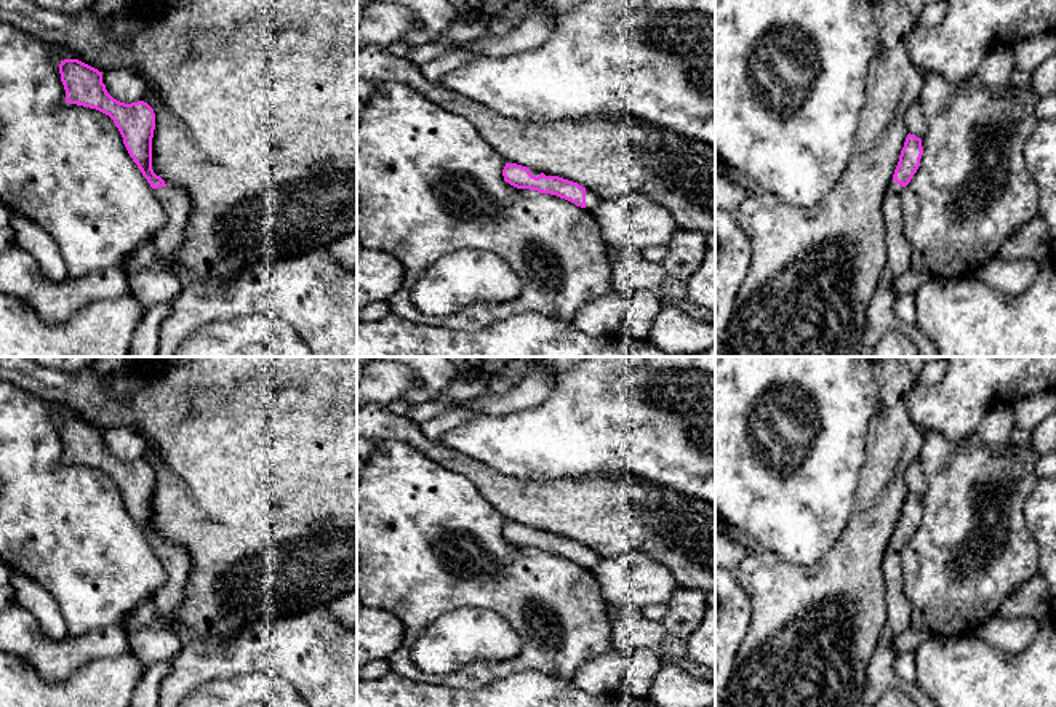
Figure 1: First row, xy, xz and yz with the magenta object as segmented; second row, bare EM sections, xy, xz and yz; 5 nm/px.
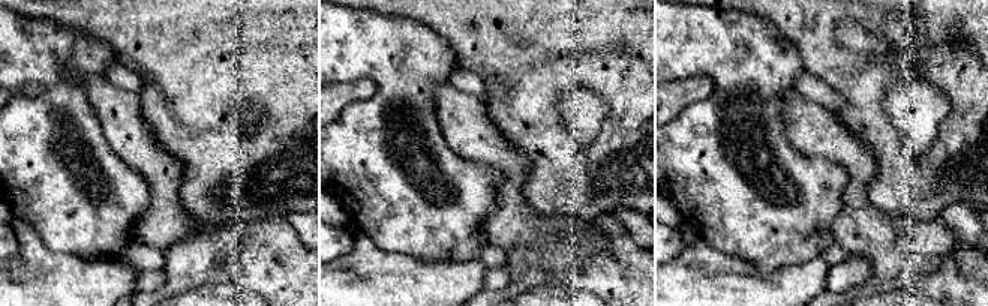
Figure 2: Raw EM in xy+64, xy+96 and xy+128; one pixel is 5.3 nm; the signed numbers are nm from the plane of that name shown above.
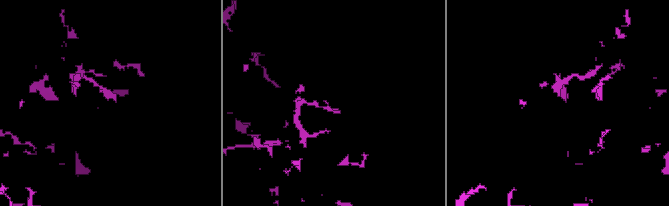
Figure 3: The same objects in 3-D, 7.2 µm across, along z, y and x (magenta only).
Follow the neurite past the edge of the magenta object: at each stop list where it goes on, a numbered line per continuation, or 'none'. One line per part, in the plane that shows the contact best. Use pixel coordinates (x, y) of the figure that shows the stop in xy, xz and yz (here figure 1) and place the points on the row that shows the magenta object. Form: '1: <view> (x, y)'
1: xz (592, 200)

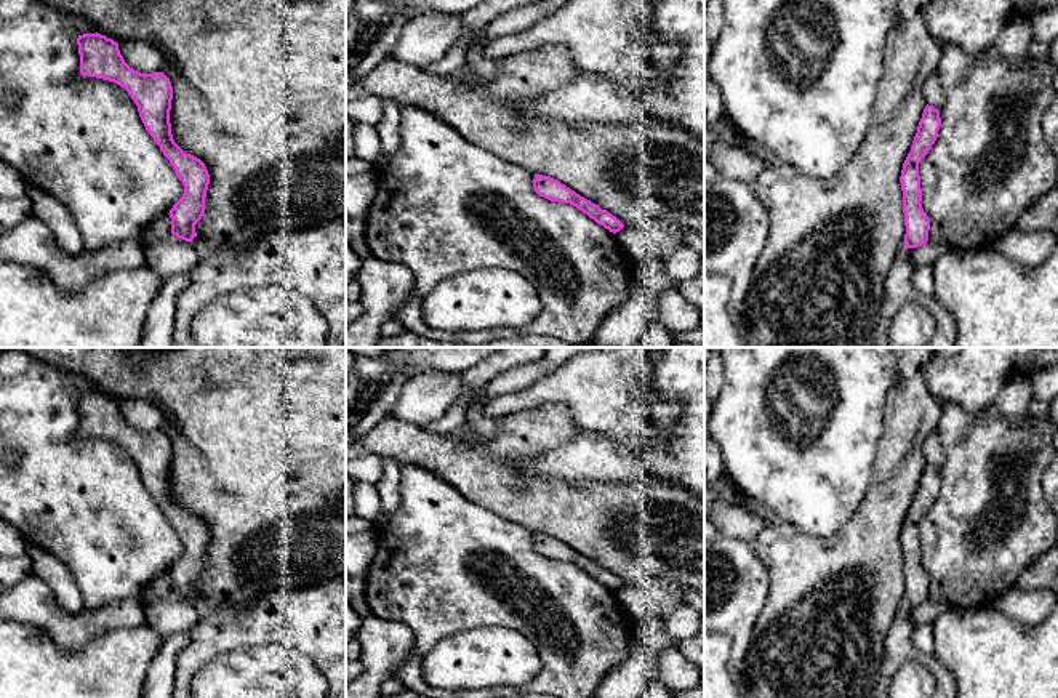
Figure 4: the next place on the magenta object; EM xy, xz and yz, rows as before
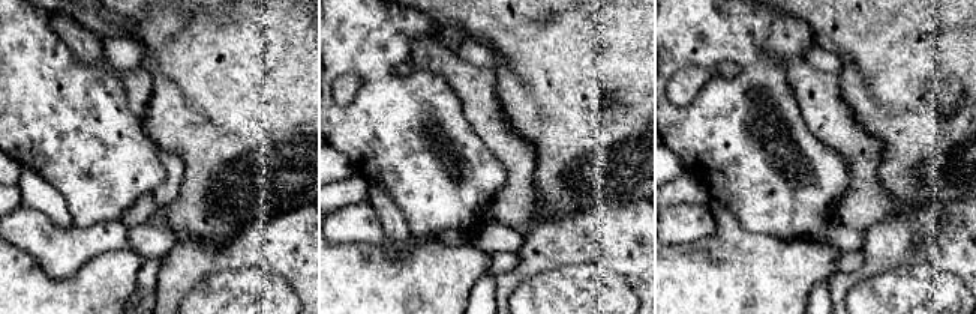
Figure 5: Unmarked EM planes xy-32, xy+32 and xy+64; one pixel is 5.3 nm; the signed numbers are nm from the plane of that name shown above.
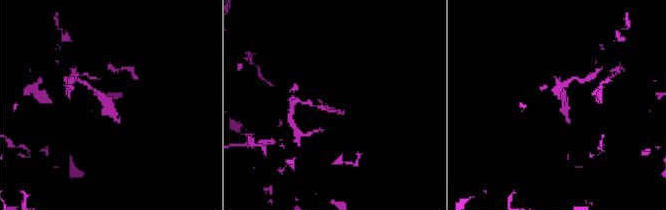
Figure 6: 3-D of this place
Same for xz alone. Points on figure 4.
none

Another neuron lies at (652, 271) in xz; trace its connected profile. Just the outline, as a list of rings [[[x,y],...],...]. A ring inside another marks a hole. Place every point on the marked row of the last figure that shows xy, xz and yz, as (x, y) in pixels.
[[[647,258],[632,261],[632,291],[597,327],[594,347],[635,347],[647,327],[658,319],[658,301],[664,291],[677,290],[679,282],[667,274],[664,261]]]

